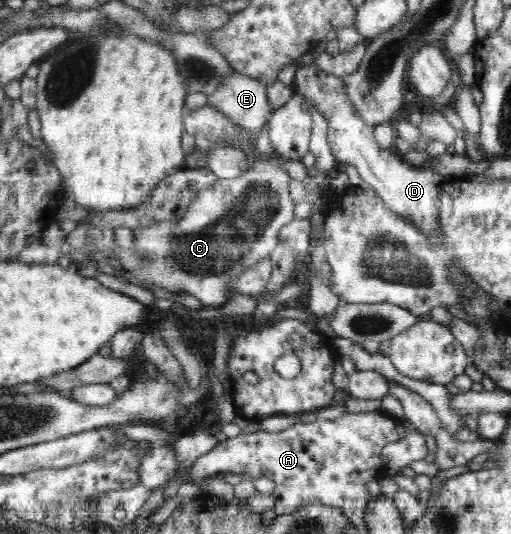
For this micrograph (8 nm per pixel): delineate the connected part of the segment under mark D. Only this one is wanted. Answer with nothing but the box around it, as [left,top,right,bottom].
[292,65,449,237]

